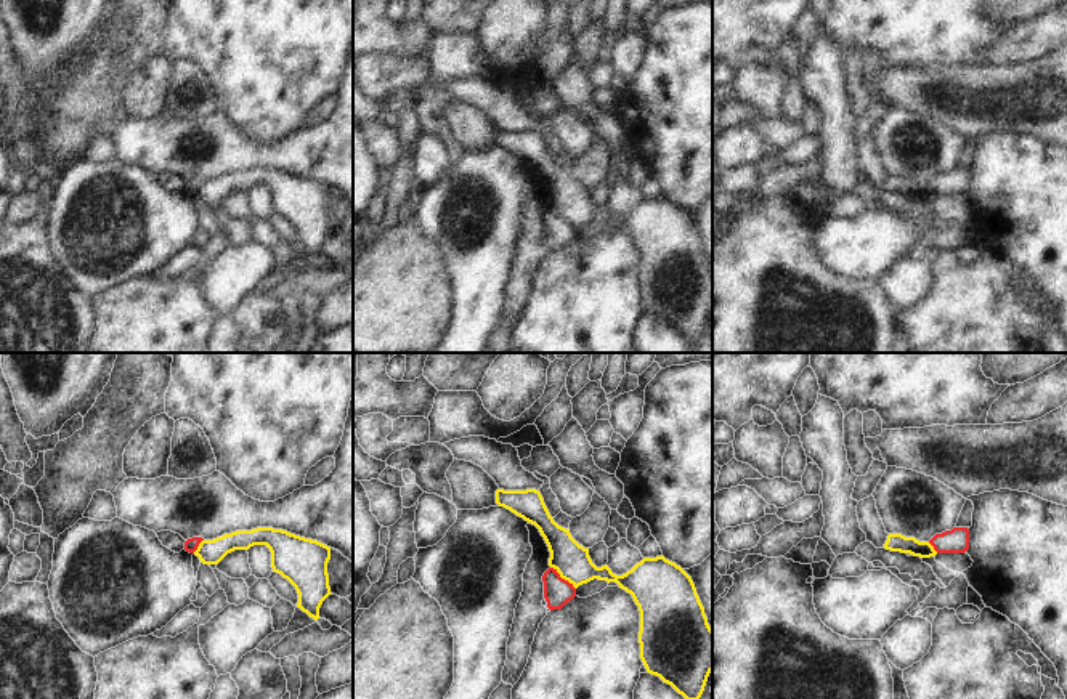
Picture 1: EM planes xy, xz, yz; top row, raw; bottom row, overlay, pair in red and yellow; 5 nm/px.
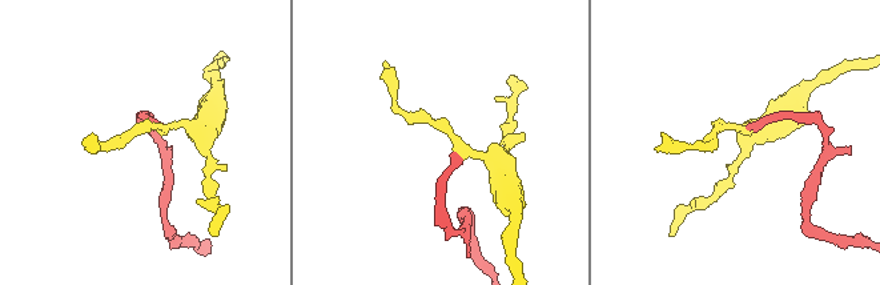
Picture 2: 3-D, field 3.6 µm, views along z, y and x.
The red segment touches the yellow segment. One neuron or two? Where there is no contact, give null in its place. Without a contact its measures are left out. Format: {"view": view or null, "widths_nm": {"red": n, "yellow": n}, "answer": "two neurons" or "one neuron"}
{"view": "xz", "widths_nm": {"red": 140, "yellow": 180}, "answer": "two neurons"}

